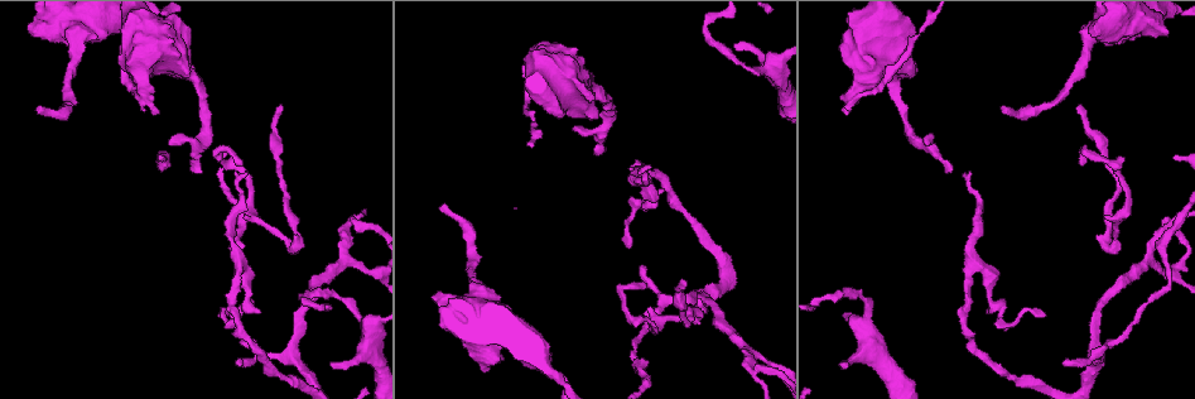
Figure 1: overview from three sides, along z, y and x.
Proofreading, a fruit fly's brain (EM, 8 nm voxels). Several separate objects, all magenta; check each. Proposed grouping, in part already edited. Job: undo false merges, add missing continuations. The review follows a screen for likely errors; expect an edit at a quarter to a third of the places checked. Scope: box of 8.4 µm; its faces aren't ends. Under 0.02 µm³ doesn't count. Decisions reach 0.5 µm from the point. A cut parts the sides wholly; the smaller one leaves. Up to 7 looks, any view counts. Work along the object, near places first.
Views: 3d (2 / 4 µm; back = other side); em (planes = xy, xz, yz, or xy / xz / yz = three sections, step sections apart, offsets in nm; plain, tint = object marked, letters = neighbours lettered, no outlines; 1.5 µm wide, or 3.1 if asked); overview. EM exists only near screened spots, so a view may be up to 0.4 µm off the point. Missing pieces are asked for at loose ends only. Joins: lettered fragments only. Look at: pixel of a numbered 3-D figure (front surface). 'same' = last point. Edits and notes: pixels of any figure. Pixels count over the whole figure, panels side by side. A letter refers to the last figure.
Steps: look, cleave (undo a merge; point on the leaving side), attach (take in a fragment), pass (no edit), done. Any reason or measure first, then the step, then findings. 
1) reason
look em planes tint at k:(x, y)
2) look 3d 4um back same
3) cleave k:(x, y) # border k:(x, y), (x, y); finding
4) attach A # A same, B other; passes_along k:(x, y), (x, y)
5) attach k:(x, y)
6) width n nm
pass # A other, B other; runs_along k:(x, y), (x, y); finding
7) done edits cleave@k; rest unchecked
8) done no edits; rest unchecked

tapers out
look em planes letters at 1:(1065, 364)

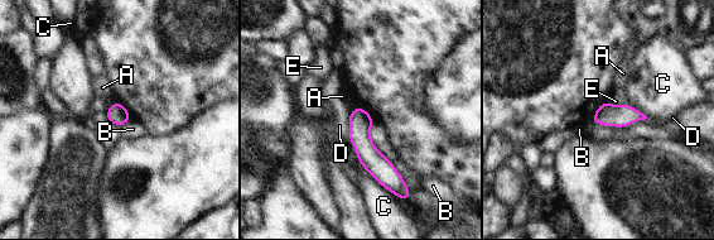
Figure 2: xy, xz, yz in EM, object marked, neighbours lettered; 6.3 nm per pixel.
pass # A other, B other, C other, D other, E other; no lettered fragment goes on from it

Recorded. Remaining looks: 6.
thick turns thin
look em planes letters at 1:(990, 302)

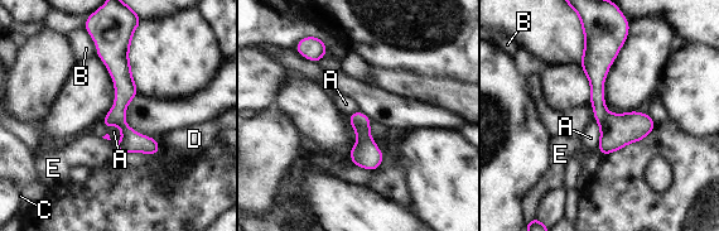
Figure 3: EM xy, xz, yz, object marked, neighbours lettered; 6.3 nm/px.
pass # A other, B other, C other, D other, E other; runs_along 3:(110, 42), (120, 124), (154, 150); one cell here

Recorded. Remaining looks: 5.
free end
look 3d 4um at 1:(646, 284)

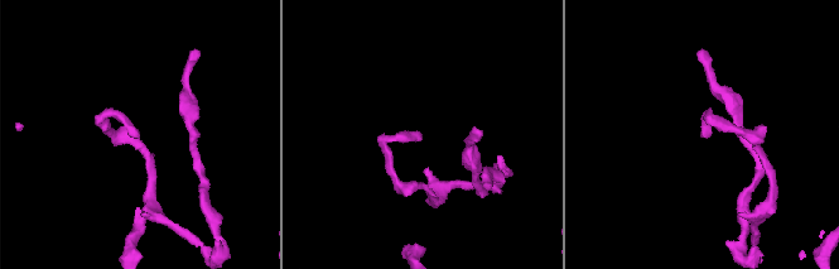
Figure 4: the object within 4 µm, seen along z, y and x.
now the EM
look em planes letters at 4:(419, 137)

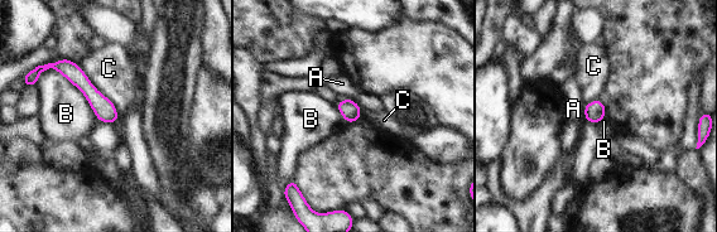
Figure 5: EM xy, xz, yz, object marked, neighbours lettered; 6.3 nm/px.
width 120 nm
pass # A other, B other, C other; runs_along 5:(57, 64), (66, 67), (114, 119); no lettered fragment goes on from it

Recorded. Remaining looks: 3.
done no edits; rest unchecked

